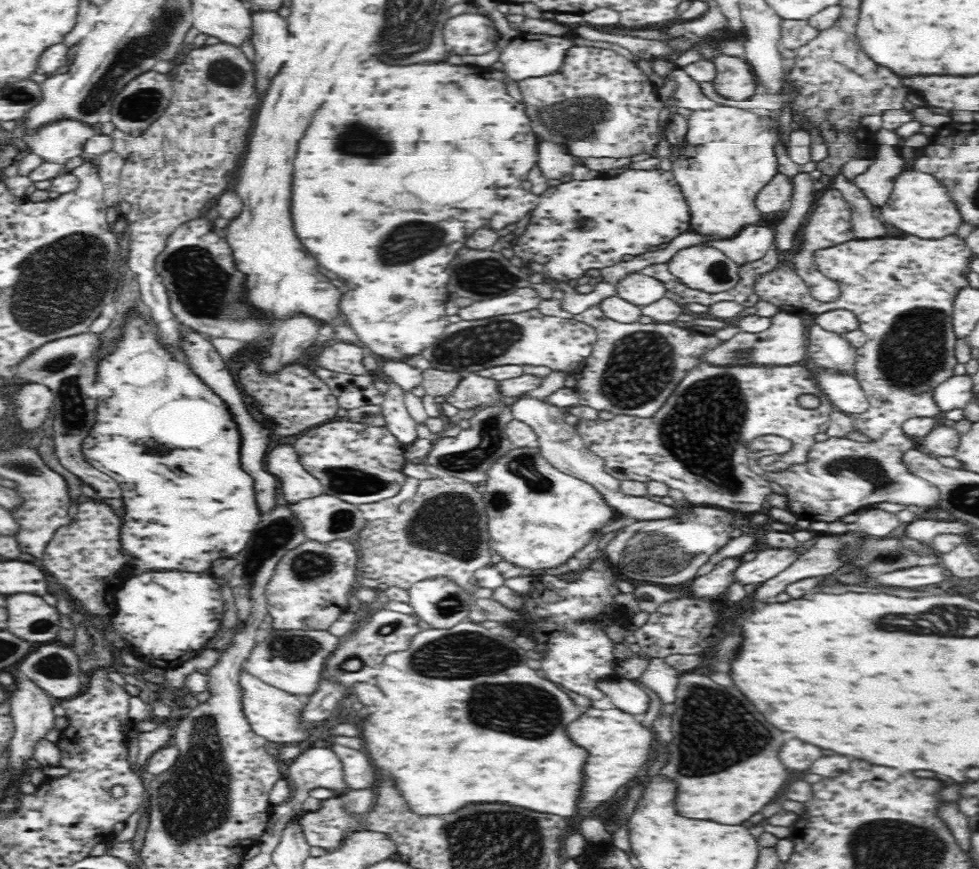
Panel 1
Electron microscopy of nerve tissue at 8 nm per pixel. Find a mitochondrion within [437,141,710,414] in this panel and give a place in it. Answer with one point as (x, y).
(638, 367)

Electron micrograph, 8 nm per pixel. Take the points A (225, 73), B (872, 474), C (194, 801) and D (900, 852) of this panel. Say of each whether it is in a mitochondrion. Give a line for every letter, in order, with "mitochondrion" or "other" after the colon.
A: mitochondrion
B: mitochondrion
C: mitochondrion
D: mitochondrion

